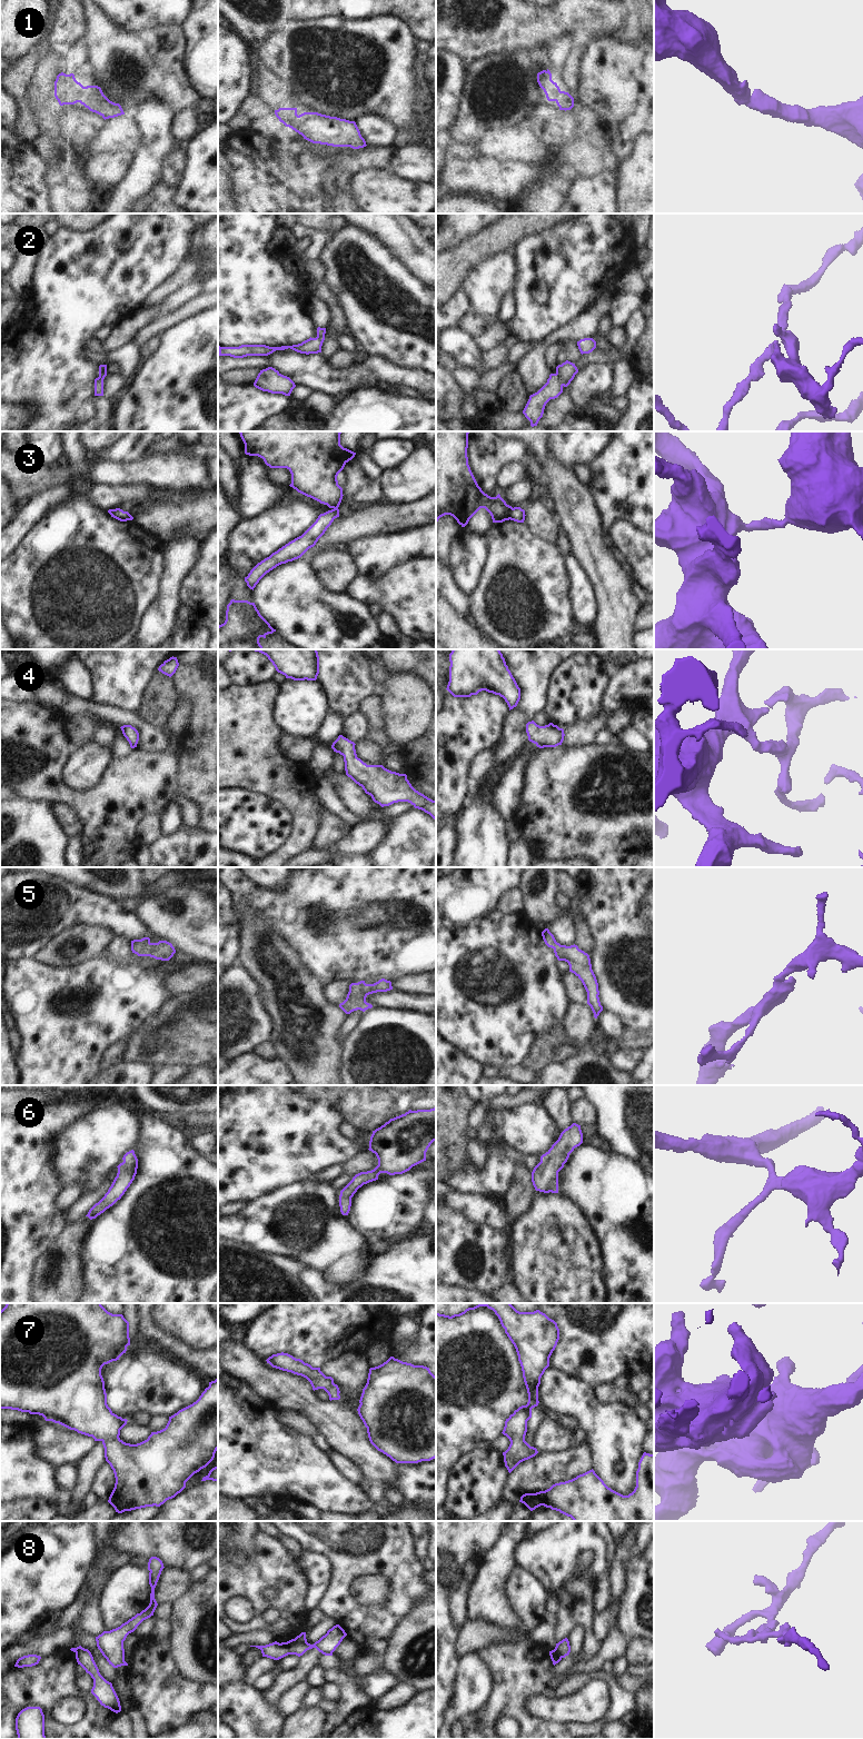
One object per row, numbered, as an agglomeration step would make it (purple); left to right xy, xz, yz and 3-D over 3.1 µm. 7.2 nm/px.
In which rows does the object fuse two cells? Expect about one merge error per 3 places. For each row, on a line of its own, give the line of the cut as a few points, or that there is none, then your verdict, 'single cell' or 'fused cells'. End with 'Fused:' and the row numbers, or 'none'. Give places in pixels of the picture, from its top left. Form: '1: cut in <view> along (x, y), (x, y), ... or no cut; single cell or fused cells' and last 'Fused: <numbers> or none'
1: no cut; single cell
2: cut in yz along (556, 371), (557, 378), (563, 385); fused cells
3: cut in yz along (513, 508), (508, 518); fused cells
4: no cut; single cell
5: no cut; single cell
6: no cut; single cell
7: no cut; single cell
8: cut in xz along (294, 1639), (299, 1642), (306, 1642); fused cells
Fused: 2, 3, 8

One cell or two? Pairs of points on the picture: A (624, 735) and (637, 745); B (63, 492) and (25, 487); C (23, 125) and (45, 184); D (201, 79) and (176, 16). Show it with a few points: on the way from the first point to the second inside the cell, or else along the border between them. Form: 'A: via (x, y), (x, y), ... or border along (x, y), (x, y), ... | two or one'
A: via (627, 736), (634, 742) | one
B: border along (71, 484), (59, 484), (48, 488), (25, 504) | two
C: border along (18, 119), (17, 133), (25, 140), (41, 143) | two
D: border along (191, 11), (184, 26) | two

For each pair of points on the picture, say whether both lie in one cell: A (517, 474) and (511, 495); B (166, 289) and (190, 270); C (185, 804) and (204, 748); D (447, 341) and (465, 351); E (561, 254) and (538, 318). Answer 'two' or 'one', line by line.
A: two
B: one
C: two
D: one
E: one

